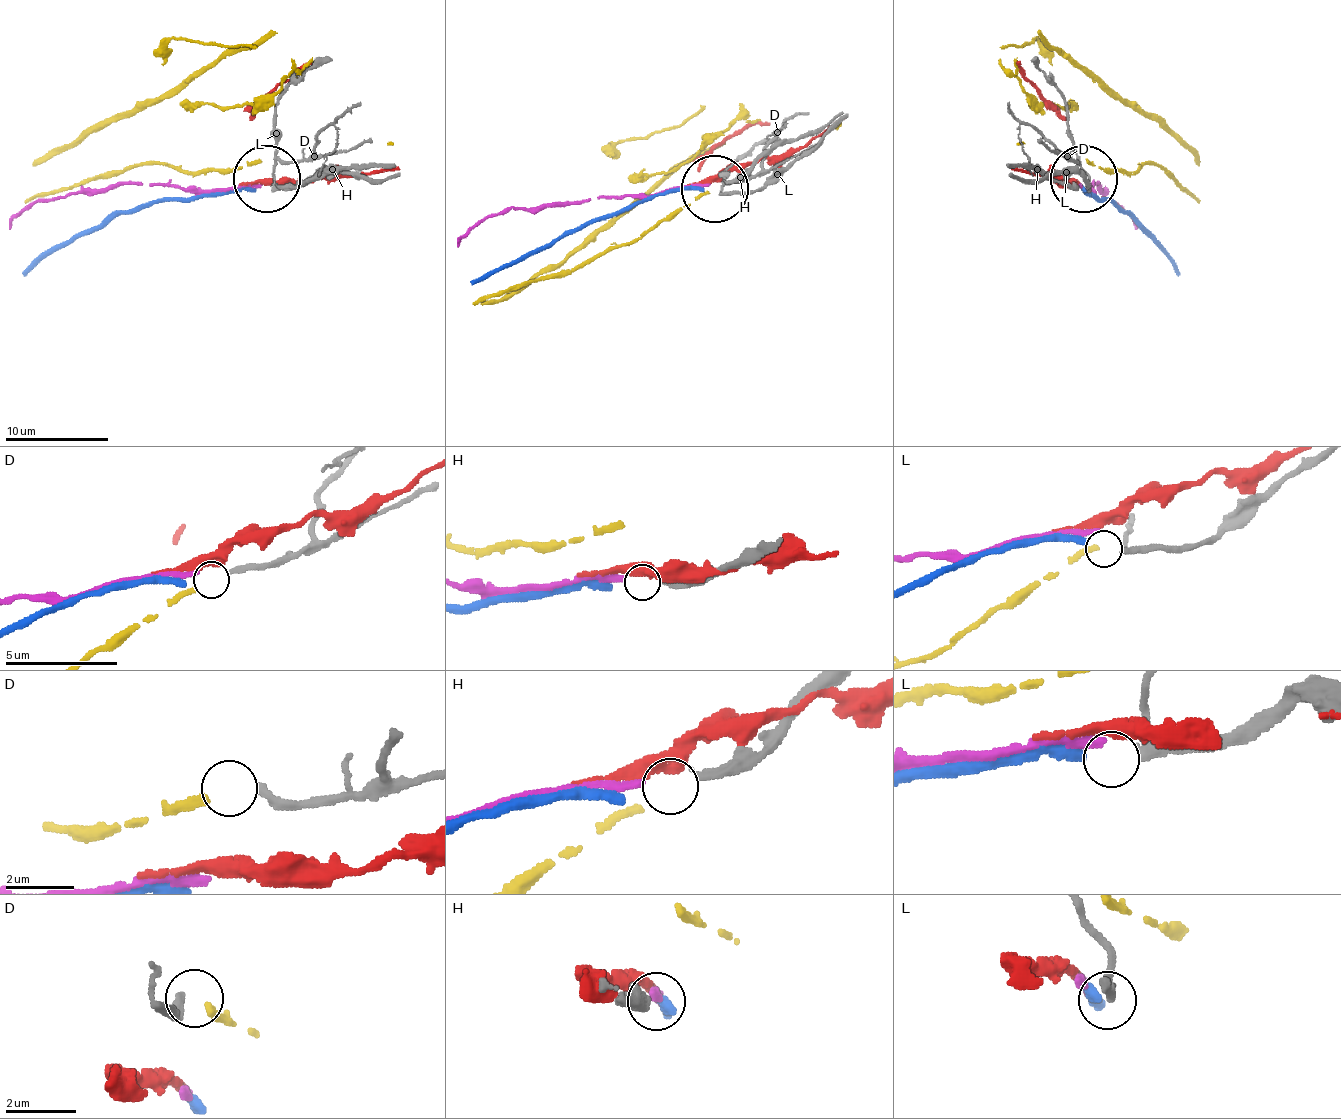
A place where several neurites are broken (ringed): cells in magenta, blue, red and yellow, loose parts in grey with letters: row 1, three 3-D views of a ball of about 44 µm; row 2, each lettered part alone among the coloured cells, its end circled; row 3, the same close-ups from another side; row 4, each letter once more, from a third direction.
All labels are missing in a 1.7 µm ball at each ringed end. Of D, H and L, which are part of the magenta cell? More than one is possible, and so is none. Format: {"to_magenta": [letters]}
{"to_magenta": ["H"]}

